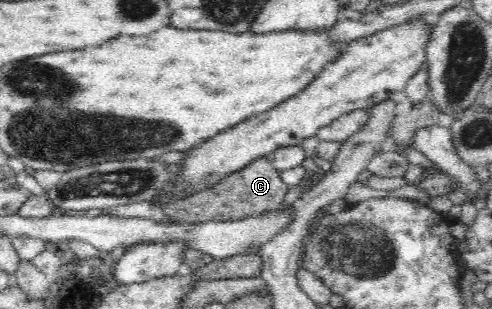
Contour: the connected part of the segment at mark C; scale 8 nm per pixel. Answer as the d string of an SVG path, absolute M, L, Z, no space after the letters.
M264 158L252 163L245 171L234 175L225 183L210 188L208 192L202 191L201 194L190 195L188 199L168 203L164 211L172 220L184 222L242 220L246 216L278 208L290 188L292 186L282 179L281 172L275 170Z

